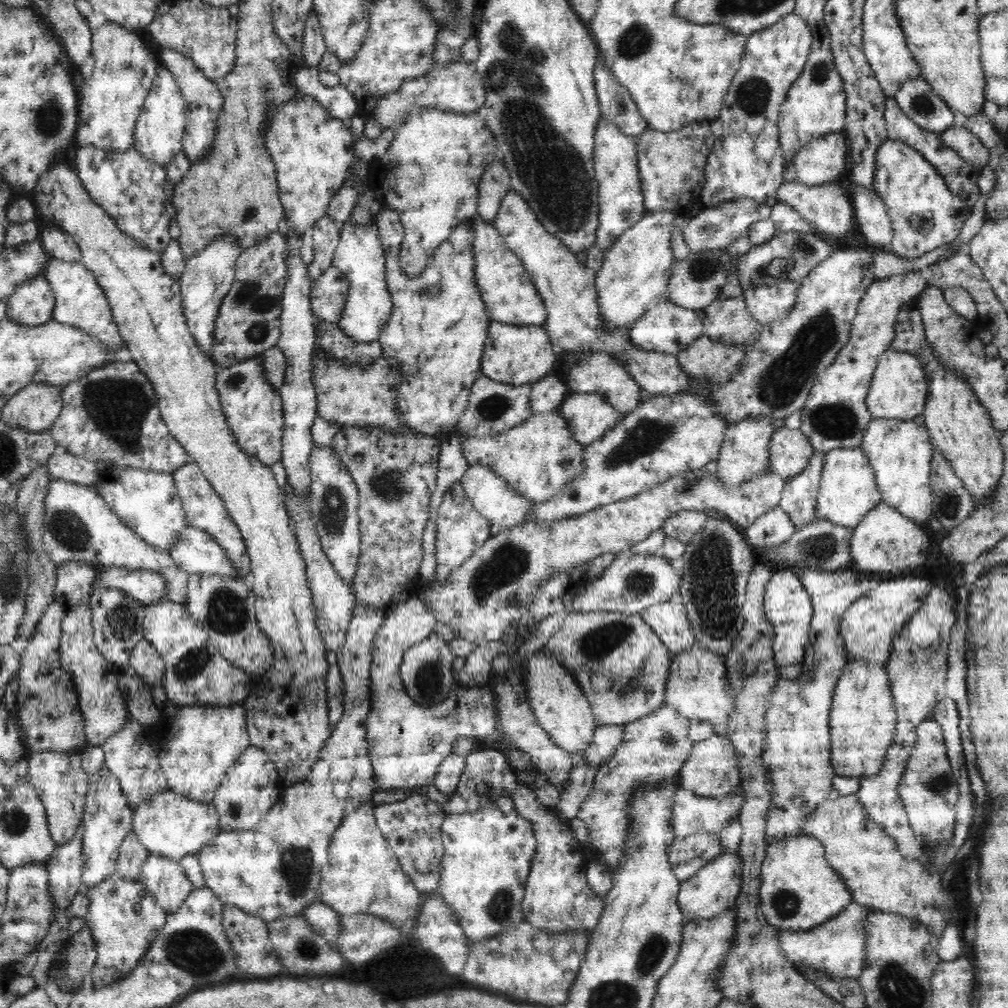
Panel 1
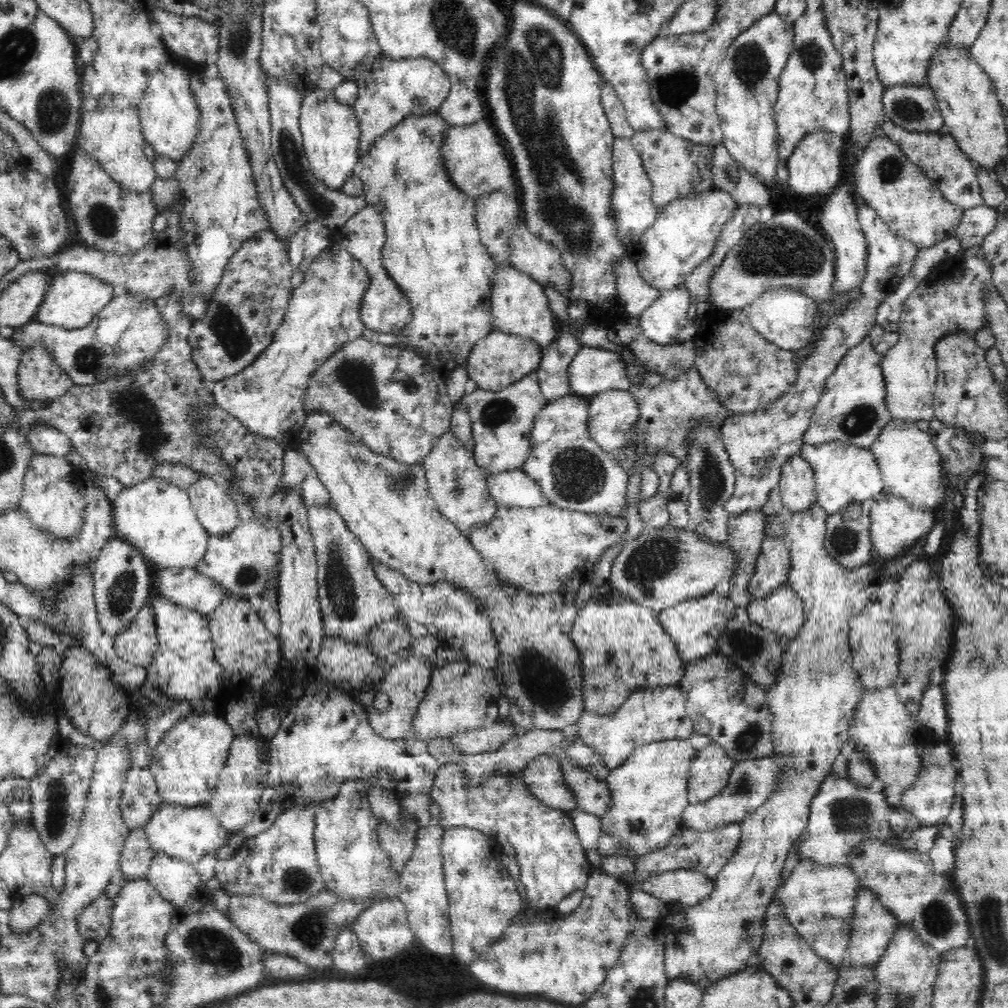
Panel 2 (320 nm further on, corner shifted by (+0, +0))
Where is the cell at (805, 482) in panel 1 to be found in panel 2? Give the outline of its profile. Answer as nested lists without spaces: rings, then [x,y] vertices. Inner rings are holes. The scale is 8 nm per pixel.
[[[818,504],[809,508],[803,513],[793,513],[787,514],[785,522],[785,531],[787,534],[787,542],[791,547],[790,557],[791,557],[791,569],[789,572],[788,581],[793,586],[793,589],[798,593],[798,596],[803,600],[806,609],[806,622],[802,625],[800,632],[792,639],[790,643],[790,648],[788,652],[783,654],[782,666],[777,672],[777,678],[775,683],[771,686],[771,689],[765,693],[768,700],[769,711],[774,717],[773,722],[773,737],[775,742],[775,754],[779,760],[783,760],[783,768],[785,768],[785,773],[783,774],[782,780],[779,782],[779,789],[773,792],[773,795],[760,807],[757,811],[750,813],[742,822],[742,840],[740,841],[738,850],[734,853],[734,856],[724,865],[722,872],[718,873],[718,876],[714,879],[714,890],[707,896],[705,900],[702,900],[701,904],[691,906],[686,908],[680,914],[676,916],[665,915],[663,918],[666,923],[666,939],[665,939],[665,966],[666,974],[669,980],[672,978],[689,978],[692,982],[699,984],[702,988],[714,984],[718,978],[722,976],[728,976],[732,972],[742,971],[752,958],[757,960],[758,946],[762,942],[763,936],[763,923],[766,912],[769,910],[769,905],[776,899],[776,894],[774,893],[774,888],[780,882],[780,874],[782,874],[782,866],[786,862],[786,856],[788,856],[788,850],[790,846],[798,840],[802,830],[806,828],[808,824],[808,812],[810,812],[810,800],[813,800],[822,784],[822,780],[825,776],[828,776],[832,772],[832,764],[834,764],[834,758],[838,756],[840,750],[843,746],[850,741],[849,732],[851,724],[854,720],[854,715],[856,709],[858,708],[858,703],[864,698],[866,690],[862,681],[859,679],[859,674],[855,671],[853,667],[853,658],[851,657],[851,646],[849,643],[849,632],[853,618],[858,616],[858,613],[870,602],[871,594],[876,592],[877,588],[880,586],[880,574],[874,566],[862,565],[860,568],[860,575],[852,576],[850,572],[852,569],[846,569],[842,567],[832,556],[828,555],[825,547],[825,536],[827,533],[827,520],[828,514],[822,509]]]

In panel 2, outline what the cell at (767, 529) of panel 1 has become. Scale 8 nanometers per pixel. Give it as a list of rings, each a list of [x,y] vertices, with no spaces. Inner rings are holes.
[[[778,537],[763,539],[754,574],[748,578],[750,601],[767,597],[788,581],[791,569],[791,547]]]

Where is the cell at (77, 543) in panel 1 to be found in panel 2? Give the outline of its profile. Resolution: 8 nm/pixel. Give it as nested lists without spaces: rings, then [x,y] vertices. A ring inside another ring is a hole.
[[[35,453],[24,474],[19,508],[29,516],[30,523],[58,538],[72,538],[80,532],[84,500],[74,482],[75,470],[64,457]]]

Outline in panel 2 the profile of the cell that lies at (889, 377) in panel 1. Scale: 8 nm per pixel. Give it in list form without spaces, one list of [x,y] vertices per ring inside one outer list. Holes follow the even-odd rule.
[[[970,246],[968,250],[958,252],[935,266],[928,278],[920,282],[917,289],[904,301],[900,326],[897,330],[898,342],[885,352],[881,362],[886,385],[886,406],[894,419],[914,422],[923,420],[929,423],[934,420],[933,396],[937,383],[935,344],[950,333],[976,333],[987,327],[985,298],[987,292],[994,287],[991,270],[981,246]]]

